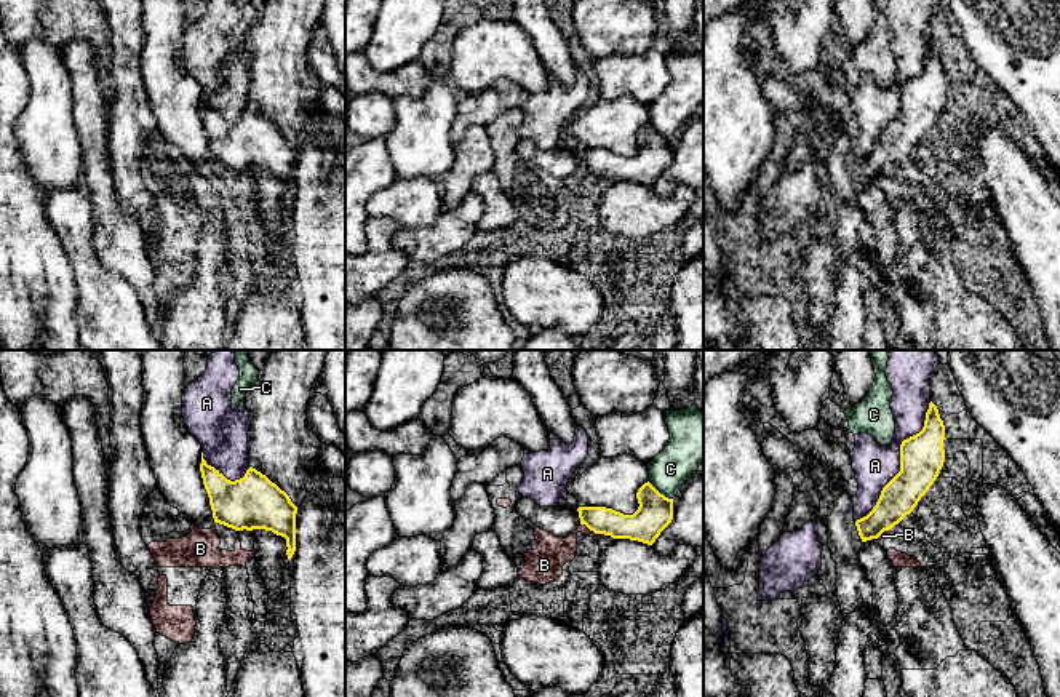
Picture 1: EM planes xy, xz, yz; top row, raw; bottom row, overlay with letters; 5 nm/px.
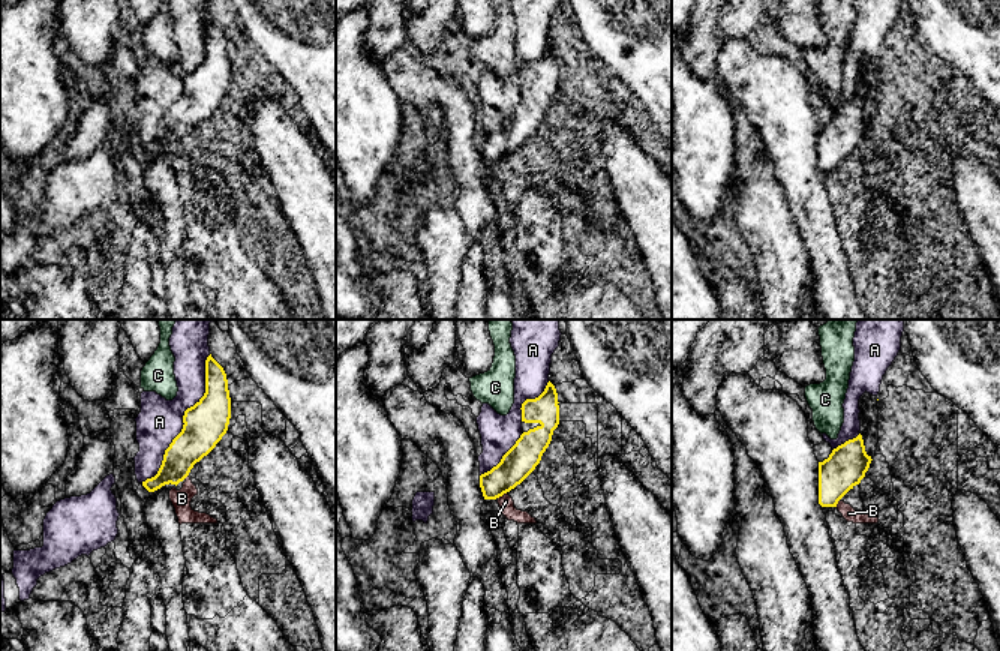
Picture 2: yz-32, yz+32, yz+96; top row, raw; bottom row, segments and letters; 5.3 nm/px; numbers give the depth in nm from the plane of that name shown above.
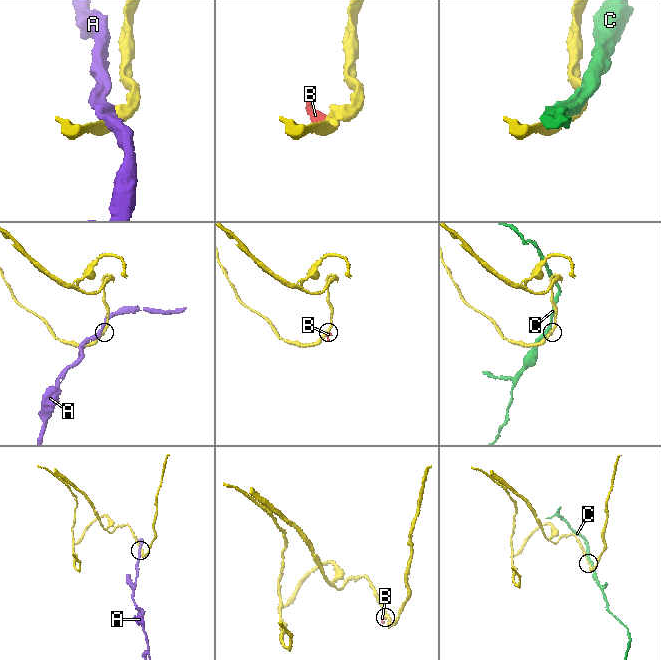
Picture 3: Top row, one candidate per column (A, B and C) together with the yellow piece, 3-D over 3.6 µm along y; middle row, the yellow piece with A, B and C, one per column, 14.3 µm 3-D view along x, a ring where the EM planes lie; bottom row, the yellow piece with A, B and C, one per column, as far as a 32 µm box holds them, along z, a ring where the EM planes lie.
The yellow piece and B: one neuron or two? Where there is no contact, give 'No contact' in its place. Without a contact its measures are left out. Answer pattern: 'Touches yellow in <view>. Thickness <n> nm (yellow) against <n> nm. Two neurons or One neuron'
Touches yellow in xz. Thickness 140 nm (yellow) against 170 nm. Two neurons

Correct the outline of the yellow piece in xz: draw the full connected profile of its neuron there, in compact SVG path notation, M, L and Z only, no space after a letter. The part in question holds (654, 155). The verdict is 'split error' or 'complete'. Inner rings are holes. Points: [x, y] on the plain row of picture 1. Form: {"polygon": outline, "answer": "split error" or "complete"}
{"polygon": "M649 123L638 131L636 141L640 149L633 157L606 149L579 149L580 166L595 176L652 187L673 161L673 141L660 136Z", "answer": "complete"}

